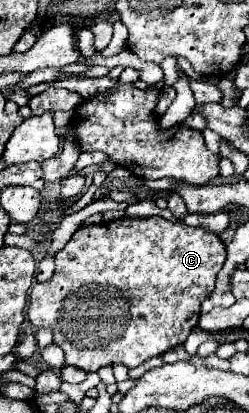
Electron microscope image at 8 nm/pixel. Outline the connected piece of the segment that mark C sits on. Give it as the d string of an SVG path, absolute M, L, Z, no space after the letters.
M149 216L149 218L119 218L119 220L111 220L111 222L101 222L95 226L87 226L87 228L79 228L73 238L67 242L67 246L63 250L59 250L55 254L55 272L51 276L51 280L47 282L37 282L31 288L29 294L29 310L27 310L27 318L31 324L35 324L37 328L51 328L55 344L65 352L65 362L71 366L77 366L85 372L97 372L101 366L115 366L115 364L123 364L127 368L135 368L141 362L165 354L167 350L181 346L185 342L185 338L189 336L189 332L197 326L199 314L201 314L201 302L203 296L207 296L207 292L211 292L211 288L215 286L215 276L221 270L225 262L225 244L219 240L217 234L209 232L207 228L195 228L195 226L187 226L183 220L167 220L161 216Z

